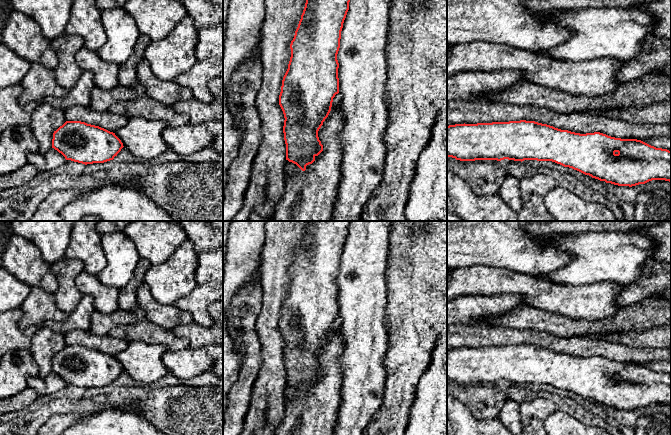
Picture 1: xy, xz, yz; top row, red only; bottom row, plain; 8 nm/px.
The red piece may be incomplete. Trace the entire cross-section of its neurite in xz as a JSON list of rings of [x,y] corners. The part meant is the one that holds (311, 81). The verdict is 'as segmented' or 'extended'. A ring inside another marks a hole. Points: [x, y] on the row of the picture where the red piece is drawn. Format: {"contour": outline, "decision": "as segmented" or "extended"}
{"contour": [[[306,0],[301,19],[290,44],[291,57],[288,69],[283,77],[279,105],[284,114],[284,140],[286,144],[286,160],[296,164],[302,171],[315,161],[315,157],[323,151],[318,131],[328,117],[333,98],[339,93],[337,54],[340,48],[341,31],[349,10],[350,0]]], "decision": "as segmented"}

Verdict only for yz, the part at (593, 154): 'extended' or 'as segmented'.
as segmented

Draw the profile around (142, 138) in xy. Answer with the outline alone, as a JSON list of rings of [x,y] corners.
[[[130,118],[115,132],[130,154],[141,160],[156,160],[167,148],[161,133],[167,127],[163,120]]]

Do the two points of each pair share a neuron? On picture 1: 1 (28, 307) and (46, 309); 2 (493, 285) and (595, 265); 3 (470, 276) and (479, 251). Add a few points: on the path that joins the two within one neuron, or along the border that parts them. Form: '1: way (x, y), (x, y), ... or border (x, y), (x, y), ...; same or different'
1: way (32, 307), (42, 307); same
2: border (534, 275), (545, 277), (560, 284); different
3: border (498, 266), (471, 265), (457, 268); different

